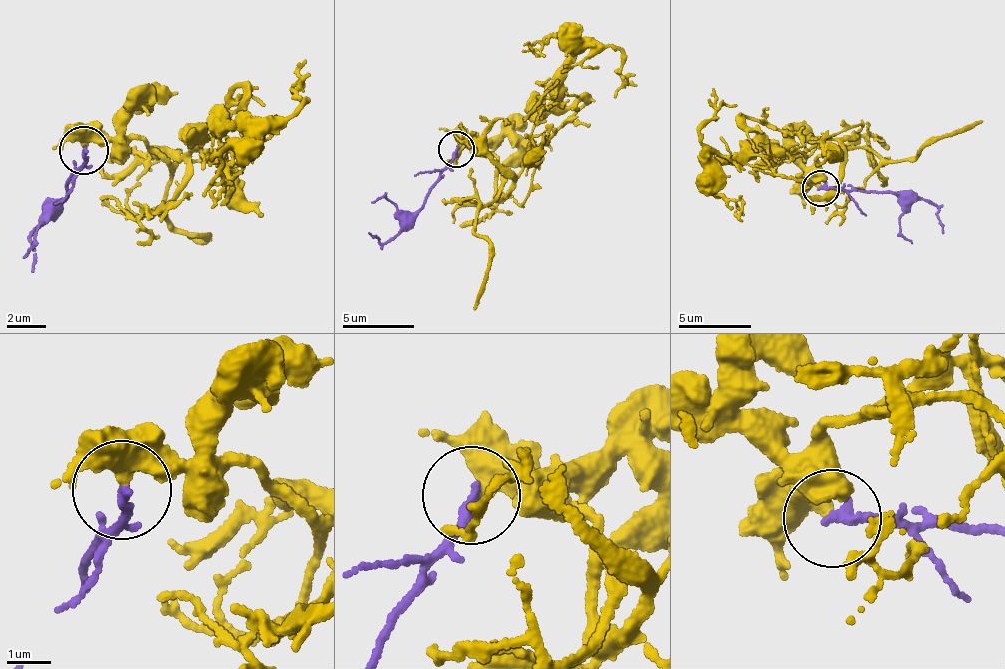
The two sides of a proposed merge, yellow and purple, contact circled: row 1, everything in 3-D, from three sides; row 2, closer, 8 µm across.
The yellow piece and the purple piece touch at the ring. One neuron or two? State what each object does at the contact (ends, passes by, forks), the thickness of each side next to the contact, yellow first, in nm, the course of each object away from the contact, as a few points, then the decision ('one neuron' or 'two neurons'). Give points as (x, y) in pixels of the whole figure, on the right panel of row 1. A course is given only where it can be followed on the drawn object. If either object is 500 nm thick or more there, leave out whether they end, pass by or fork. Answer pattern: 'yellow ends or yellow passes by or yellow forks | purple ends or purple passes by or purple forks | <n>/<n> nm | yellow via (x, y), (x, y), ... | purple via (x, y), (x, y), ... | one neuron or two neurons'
yellow ends | purple ends | 440/240 nm | yellow via (822, 187), (809, 174), (844, 139), (767, 128), (718, 162), (704, 136), (713, 86) | purple via (822, 187), (882, 190), (932, 204), (939, 213), (942, 233) | two neurons

